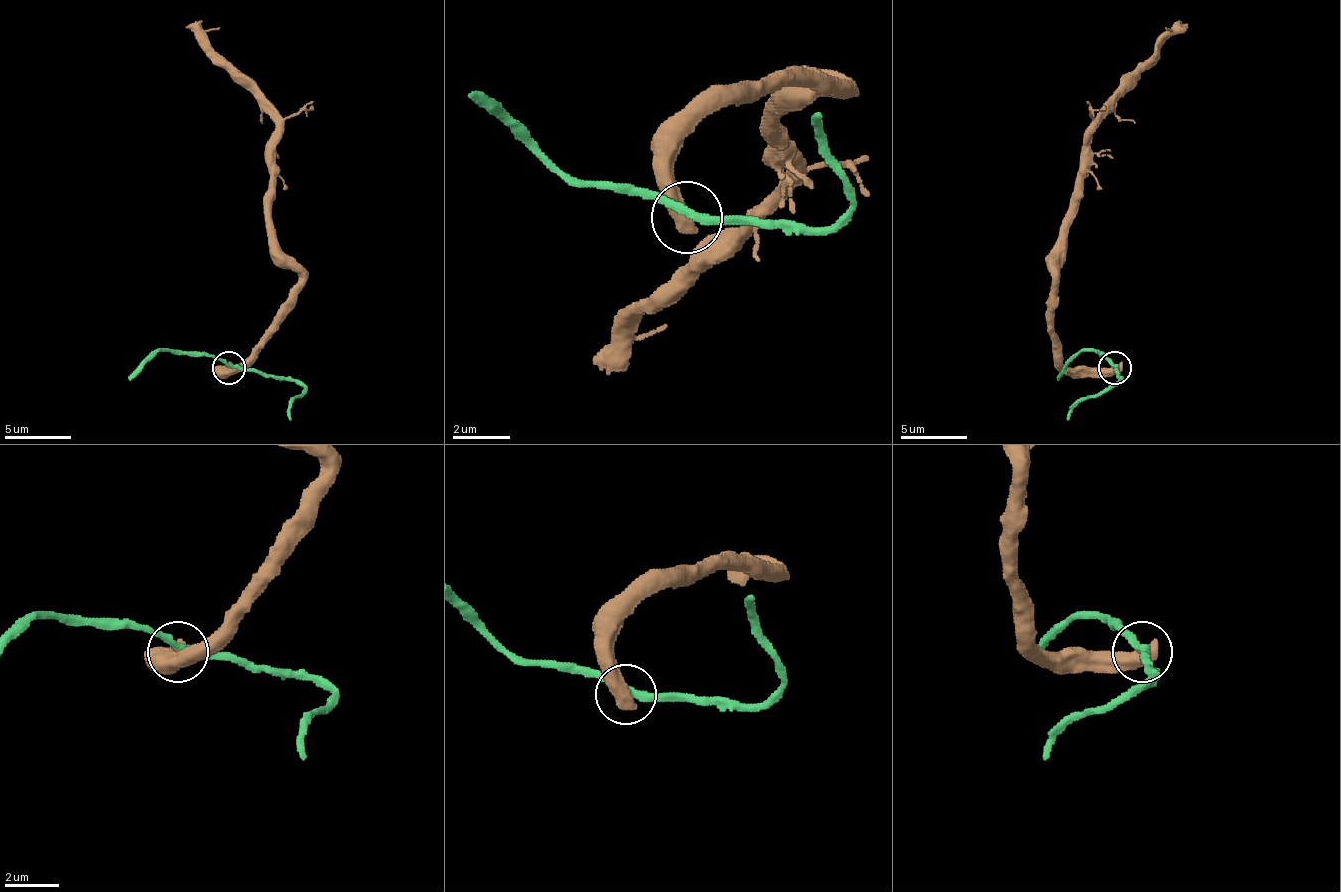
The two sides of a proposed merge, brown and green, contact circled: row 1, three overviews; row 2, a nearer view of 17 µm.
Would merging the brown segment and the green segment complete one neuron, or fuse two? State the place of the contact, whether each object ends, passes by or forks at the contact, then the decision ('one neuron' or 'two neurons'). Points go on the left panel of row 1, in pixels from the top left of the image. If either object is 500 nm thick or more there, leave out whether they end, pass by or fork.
at (229, 368); two neurons

